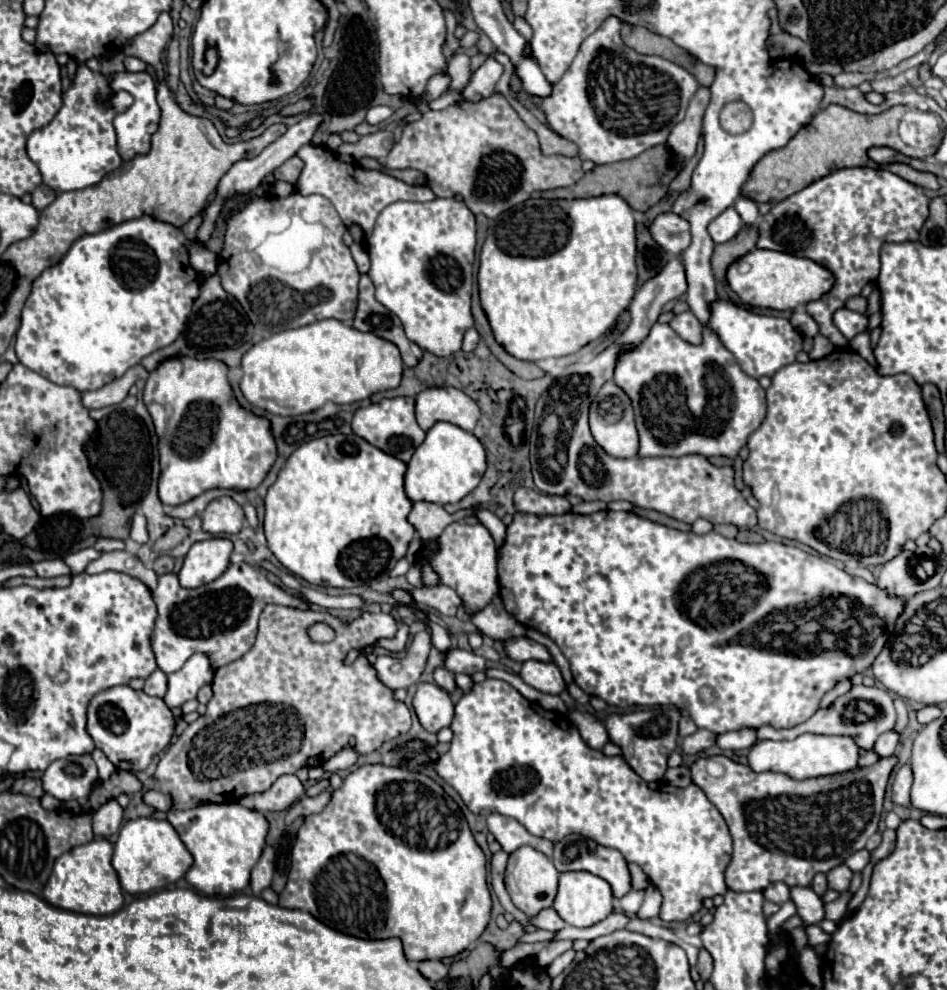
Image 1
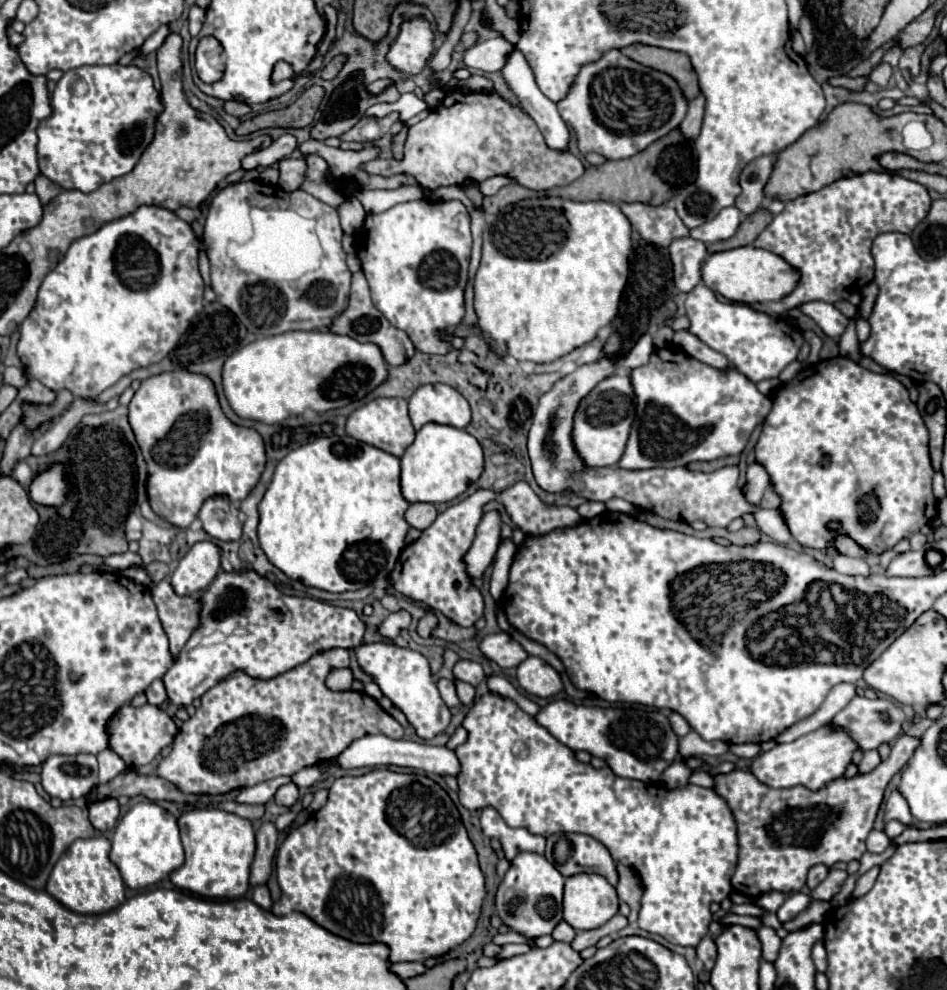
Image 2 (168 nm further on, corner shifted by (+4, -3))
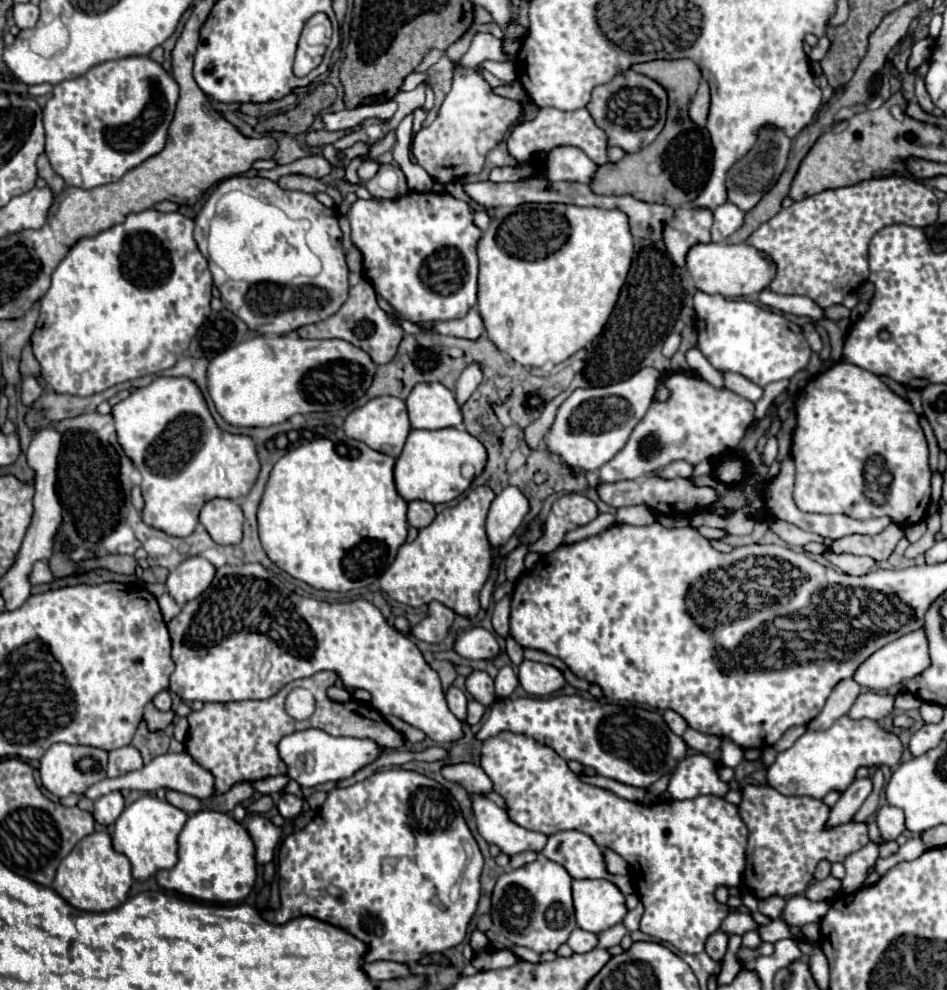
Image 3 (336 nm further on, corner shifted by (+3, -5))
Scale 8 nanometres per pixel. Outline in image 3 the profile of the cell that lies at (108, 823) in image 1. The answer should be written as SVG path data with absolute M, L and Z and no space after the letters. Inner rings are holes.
M113 791L109 795L103 795L95 801L95 811L93 817L101 825L111 825L117 821L119 813L123 811L123 795L119 791Z

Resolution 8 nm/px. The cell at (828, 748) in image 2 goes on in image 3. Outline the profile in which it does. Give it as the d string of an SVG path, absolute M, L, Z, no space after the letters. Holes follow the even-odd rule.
M845 715L825 731L807 731L793 743L793 747L779 753L775 763L767 769L767 783L783 795L805 795L813 799L823 799L829 791L843 793L851 785L851 781L855 781L855 773L859 767L899 765L901 753L901 739L895 733L887 731L879 721L855 721Z

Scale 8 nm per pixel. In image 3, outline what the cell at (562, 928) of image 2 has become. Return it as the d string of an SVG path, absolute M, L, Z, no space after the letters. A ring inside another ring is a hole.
M575 929L567 941L567 945L575 951L575 953L589 953L591 949L595 949L599 943L599 937L595 933L587 933L583 929Z

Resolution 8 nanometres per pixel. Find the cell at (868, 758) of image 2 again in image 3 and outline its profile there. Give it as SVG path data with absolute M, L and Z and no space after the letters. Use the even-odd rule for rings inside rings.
M857 779L841 797L839 801L831 807L829 819L827 819L827 829L833 829L835 825L847 823L857 809L863 805L867 795L871 793L871 779Z

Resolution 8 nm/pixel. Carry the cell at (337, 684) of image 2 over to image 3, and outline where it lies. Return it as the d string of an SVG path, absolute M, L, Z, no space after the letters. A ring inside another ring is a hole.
M329 687L327 689L327 697L337 701L337 703L345 703L345 701L351 699L351 693L347 689L343 689L343 687Z

